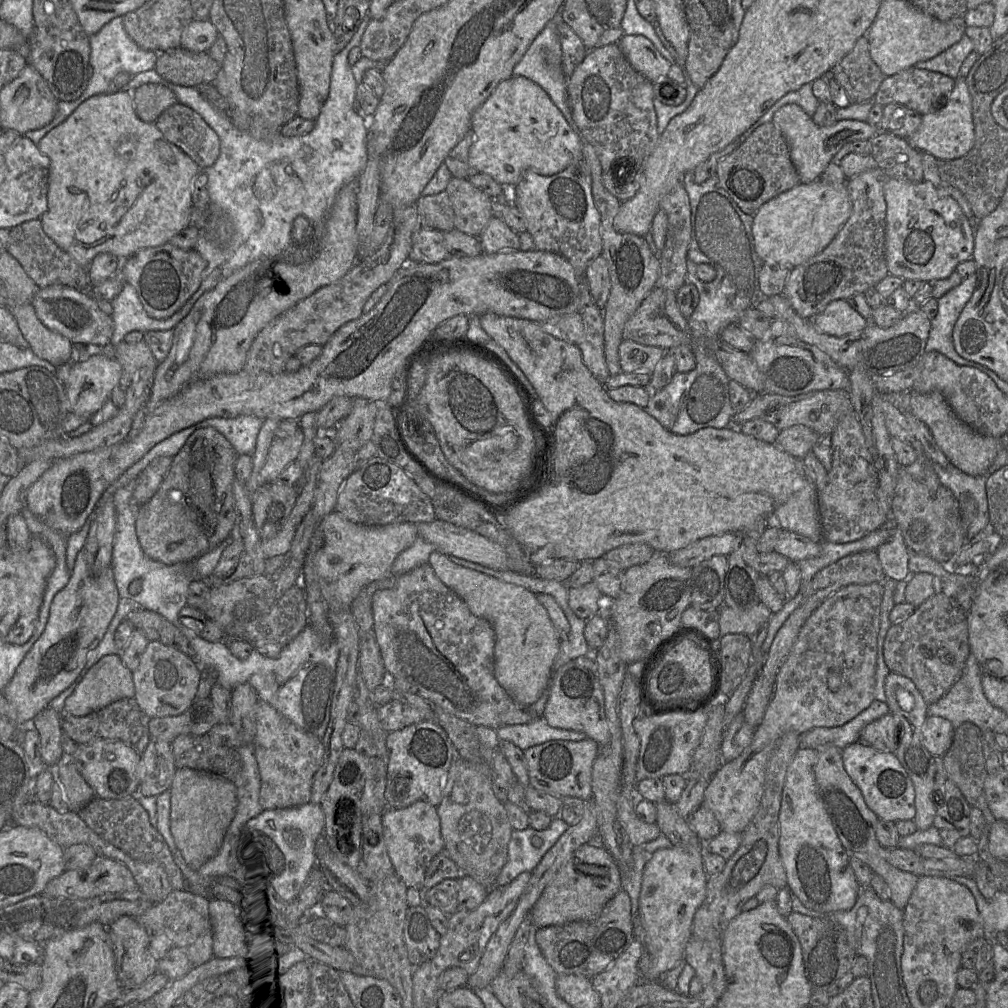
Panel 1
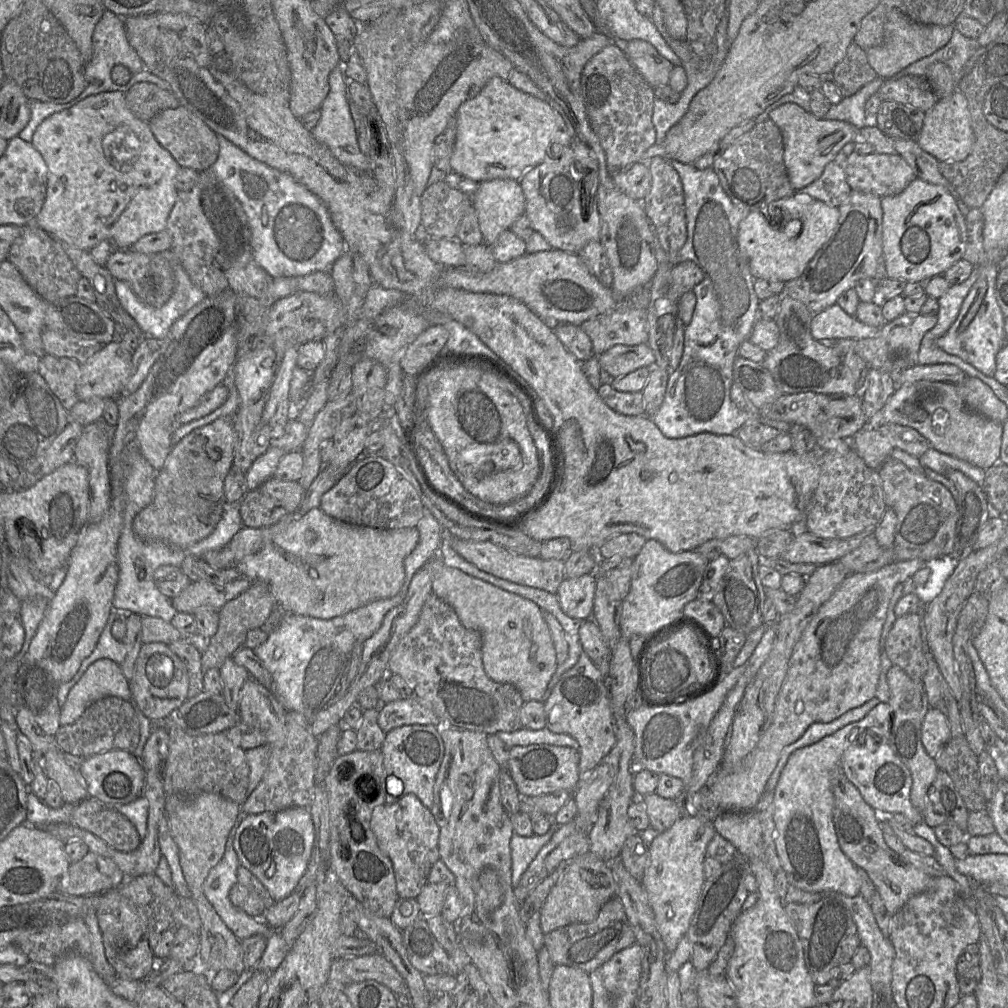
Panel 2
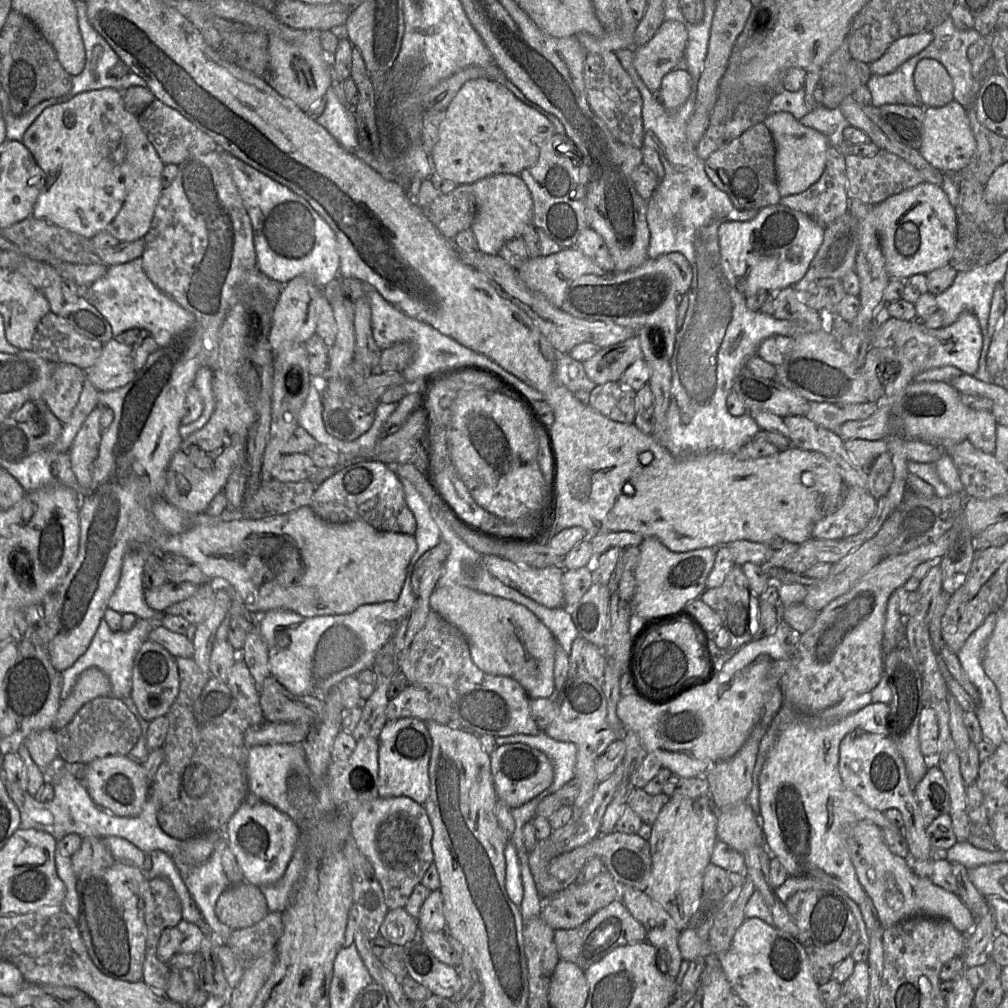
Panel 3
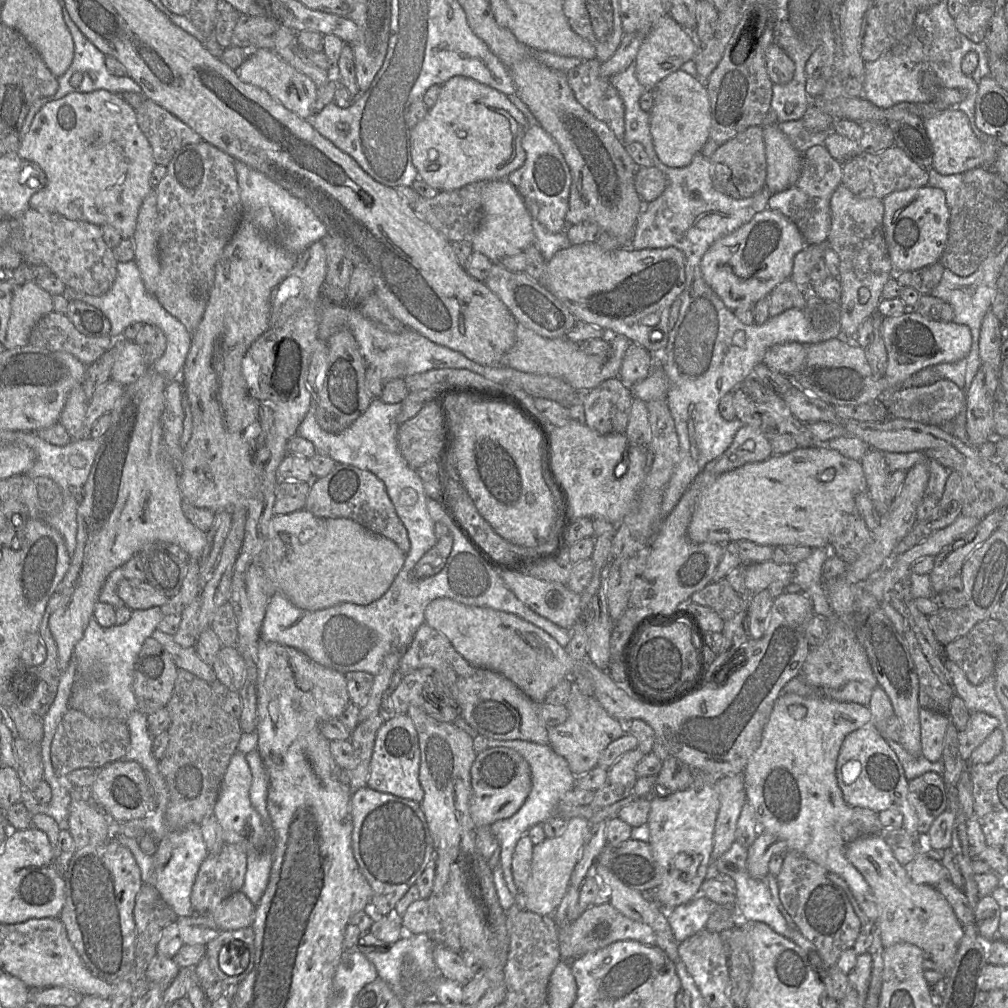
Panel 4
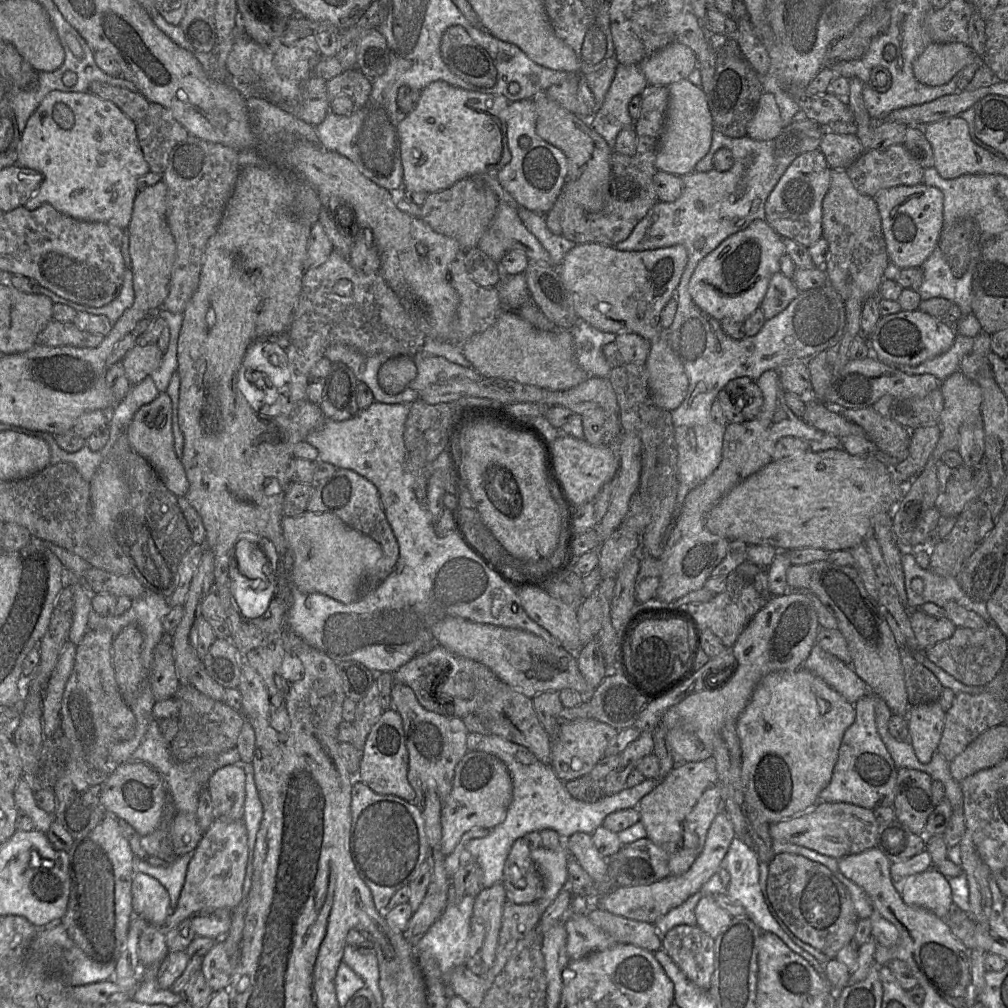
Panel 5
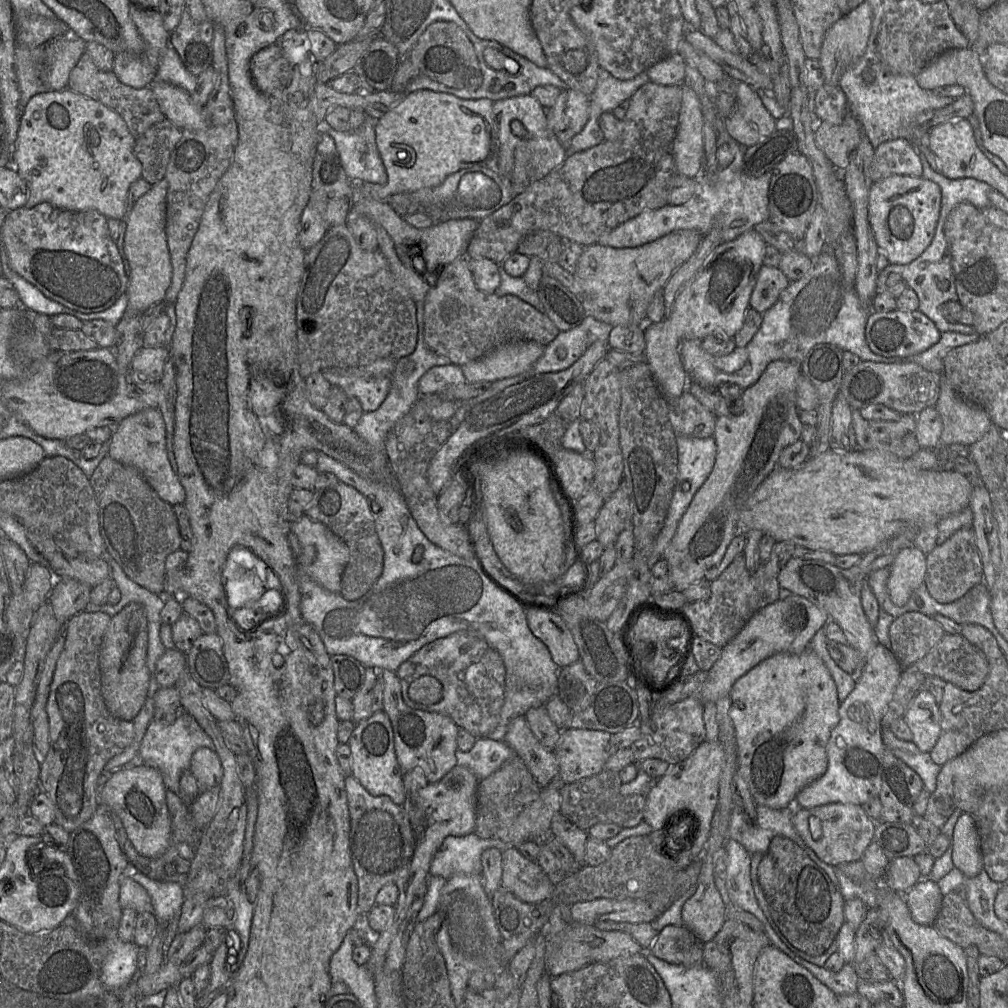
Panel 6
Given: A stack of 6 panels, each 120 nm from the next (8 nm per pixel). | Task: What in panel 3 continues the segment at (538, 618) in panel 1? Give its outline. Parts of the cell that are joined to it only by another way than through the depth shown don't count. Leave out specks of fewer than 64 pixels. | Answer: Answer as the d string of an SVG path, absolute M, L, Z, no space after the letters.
M457 584L436 587L430 595L429 605L431 611L438 613L463 633L469 645L471 659L480 670L487 674L514 679L530 699L553 696L556 691L554 661L557 641L551 631L525 606Z

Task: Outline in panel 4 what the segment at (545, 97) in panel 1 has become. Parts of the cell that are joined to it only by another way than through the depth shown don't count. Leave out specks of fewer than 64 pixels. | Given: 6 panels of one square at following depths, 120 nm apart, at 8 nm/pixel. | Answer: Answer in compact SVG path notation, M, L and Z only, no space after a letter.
M454 76L441 85L441 90L436 103L428 110L424 119L410 130L411 157L413 165L418 172L418 179L423 180L429 186L438 191L452 191L480 181L506 179L510 173L519 169L526 160L526 152L521 145L521 141L529 126L530 124L524 114L516 108L506 94L472 78Z

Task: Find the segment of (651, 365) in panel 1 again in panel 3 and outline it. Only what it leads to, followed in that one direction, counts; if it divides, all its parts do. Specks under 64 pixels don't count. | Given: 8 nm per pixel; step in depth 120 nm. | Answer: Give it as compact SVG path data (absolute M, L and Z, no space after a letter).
M637 334L624 341L601 348L593 357L583 362L589 379L600 385L619 381L624 371L643 354Z

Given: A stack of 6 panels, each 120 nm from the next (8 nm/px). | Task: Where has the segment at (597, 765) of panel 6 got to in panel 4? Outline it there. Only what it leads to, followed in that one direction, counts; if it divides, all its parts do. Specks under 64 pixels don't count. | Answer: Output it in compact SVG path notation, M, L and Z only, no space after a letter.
M571 688L566 707L569 712L567 720L558 726L548 727L549 744L558 755L567 760L571 772L575 776L580 776L597 766L599 757L604 749L611 742L627 733L627 728L623 722L610 716L594 696L586 696L581 693L572 694Z

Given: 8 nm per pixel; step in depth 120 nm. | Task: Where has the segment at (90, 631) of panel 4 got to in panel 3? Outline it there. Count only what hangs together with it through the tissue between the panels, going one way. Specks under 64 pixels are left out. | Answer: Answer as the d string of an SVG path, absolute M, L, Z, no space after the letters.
M102 619L87 651L72 666L61 672L62 689L60 701L66 700L81 673L90 667L97 667L108 676L111 683L110 696L122 700L130 696L134 657L141 645L147 640L150 630L159 624L160 622L153 620L138 619L129 631L112 632L107 622Z

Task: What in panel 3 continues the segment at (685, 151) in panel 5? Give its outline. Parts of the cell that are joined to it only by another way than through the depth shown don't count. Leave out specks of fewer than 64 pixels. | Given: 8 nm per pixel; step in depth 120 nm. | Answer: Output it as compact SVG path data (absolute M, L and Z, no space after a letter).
M673 69L667 73L660 86L662 104L667 110L676 110L692 91L692 78L687 70Z

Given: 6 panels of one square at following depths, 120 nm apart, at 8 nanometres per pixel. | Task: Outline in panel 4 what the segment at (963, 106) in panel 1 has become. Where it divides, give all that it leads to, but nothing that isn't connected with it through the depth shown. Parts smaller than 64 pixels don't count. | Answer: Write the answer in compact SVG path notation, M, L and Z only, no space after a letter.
M957 107L923 119L924 127L933 147L932 167L942 175L964 173L982 166L983 143L973 132L967 115Z

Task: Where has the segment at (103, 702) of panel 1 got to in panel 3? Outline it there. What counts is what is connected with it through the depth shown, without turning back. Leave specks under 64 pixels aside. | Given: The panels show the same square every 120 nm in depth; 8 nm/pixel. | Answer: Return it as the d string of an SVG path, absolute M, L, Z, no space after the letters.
M97 667L87 668L77 679L66 700L60 703L53 728L60 729L68 724L87 702L110 695L111 683L108 676Z

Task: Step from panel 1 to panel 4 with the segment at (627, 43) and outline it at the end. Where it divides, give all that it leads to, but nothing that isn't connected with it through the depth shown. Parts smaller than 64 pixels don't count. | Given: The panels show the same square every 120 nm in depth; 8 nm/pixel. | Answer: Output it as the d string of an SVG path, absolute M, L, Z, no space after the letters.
M664 16L647 35L637 53L635 58L636 77L642 85L651 90L667 76L681 69L684 63L694 59L698 51L699 44L694 36L682 28L672 17Z

